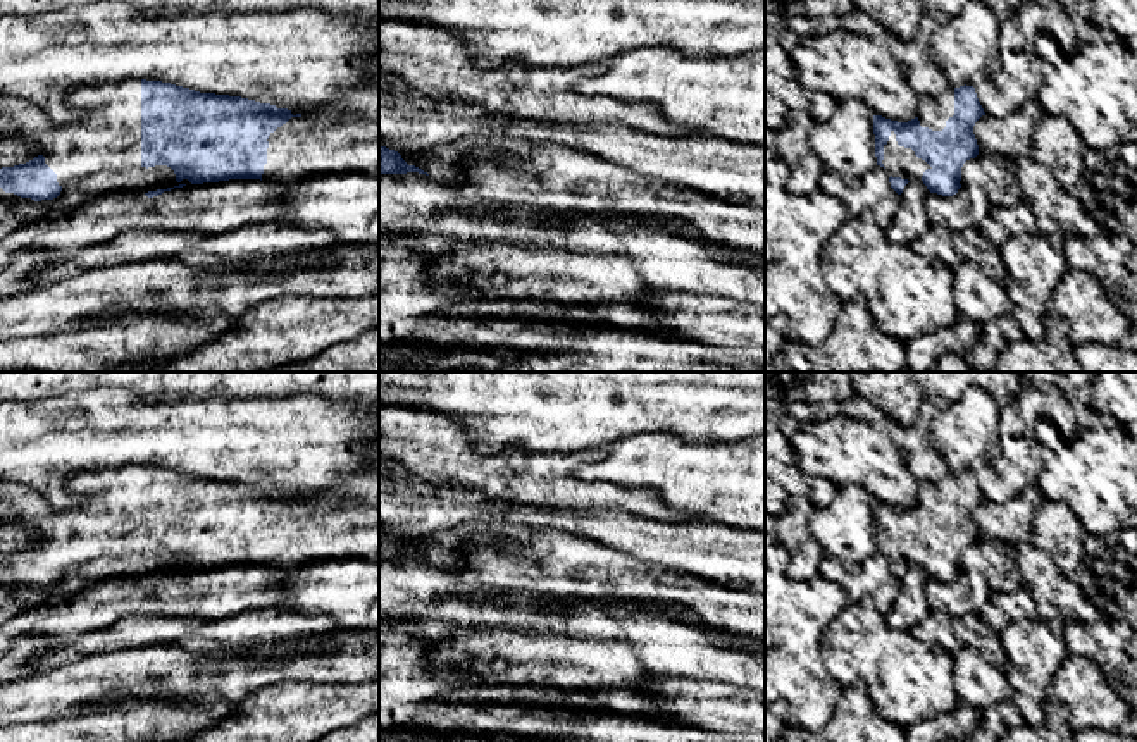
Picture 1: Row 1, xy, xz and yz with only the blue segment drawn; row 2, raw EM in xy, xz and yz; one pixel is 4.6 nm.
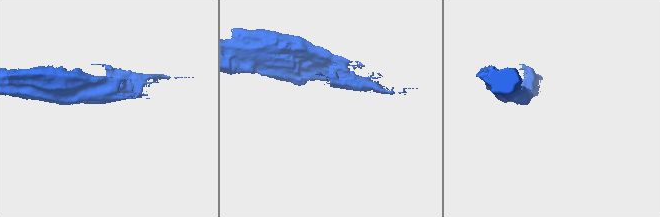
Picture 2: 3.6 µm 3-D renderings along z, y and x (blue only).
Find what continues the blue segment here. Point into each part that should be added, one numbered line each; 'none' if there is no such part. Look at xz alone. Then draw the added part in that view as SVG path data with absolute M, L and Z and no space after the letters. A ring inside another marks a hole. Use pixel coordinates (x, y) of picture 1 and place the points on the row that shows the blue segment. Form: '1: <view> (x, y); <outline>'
none

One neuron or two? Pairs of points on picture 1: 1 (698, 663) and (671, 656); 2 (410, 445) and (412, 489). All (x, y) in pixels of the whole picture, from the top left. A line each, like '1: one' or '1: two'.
1: one
2: two

